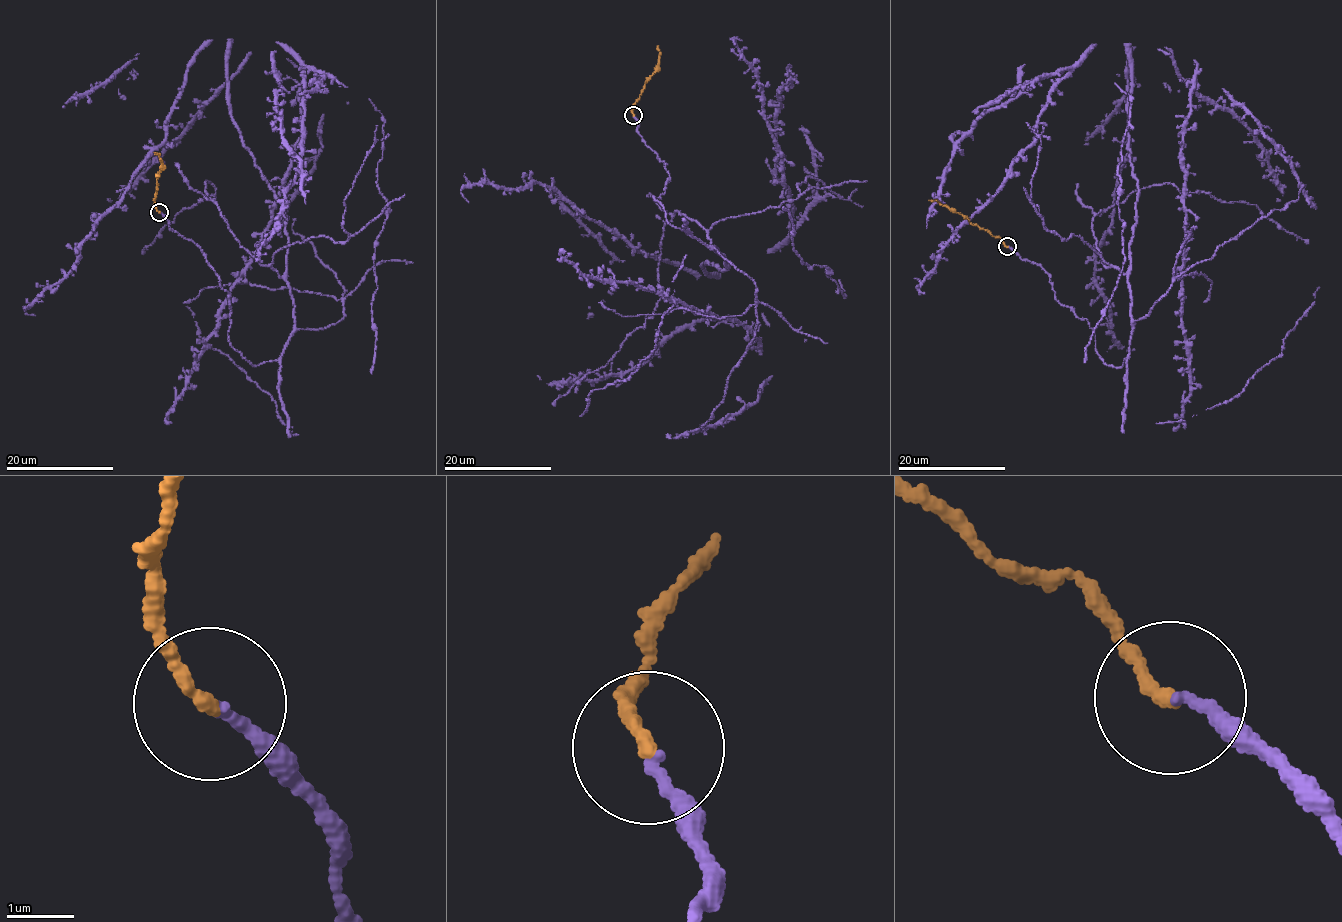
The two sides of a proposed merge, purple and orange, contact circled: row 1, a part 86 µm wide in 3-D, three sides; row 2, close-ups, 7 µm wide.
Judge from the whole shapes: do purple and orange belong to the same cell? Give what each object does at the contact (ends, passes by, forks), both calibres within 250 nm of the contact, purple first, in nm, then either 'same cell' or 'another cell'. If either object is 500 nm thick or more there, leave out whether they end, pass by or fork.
purple ends there; orange ends there; 160 nm thick on the purple side, 200 nm on the other; same cell

